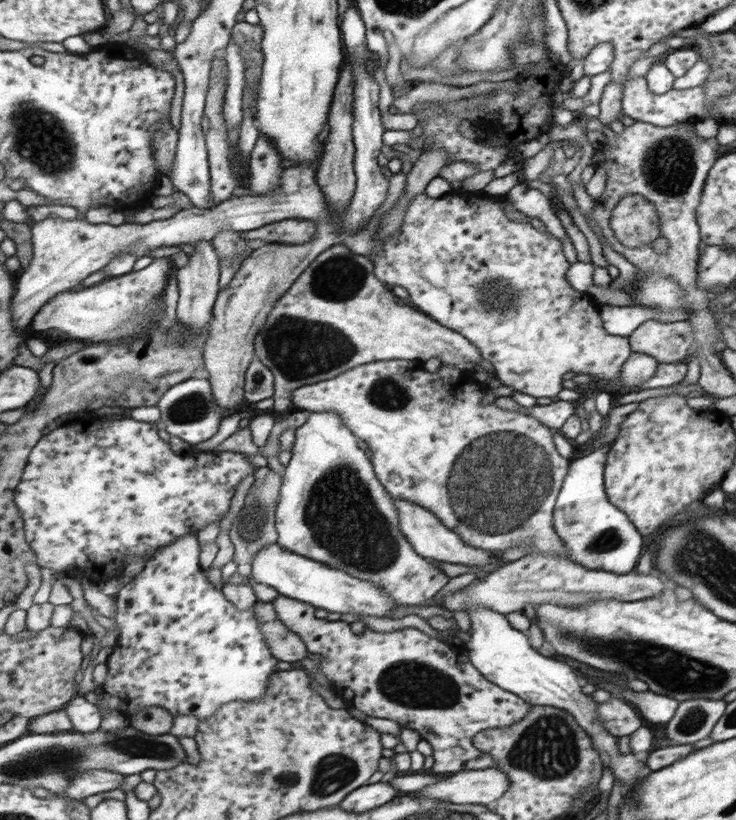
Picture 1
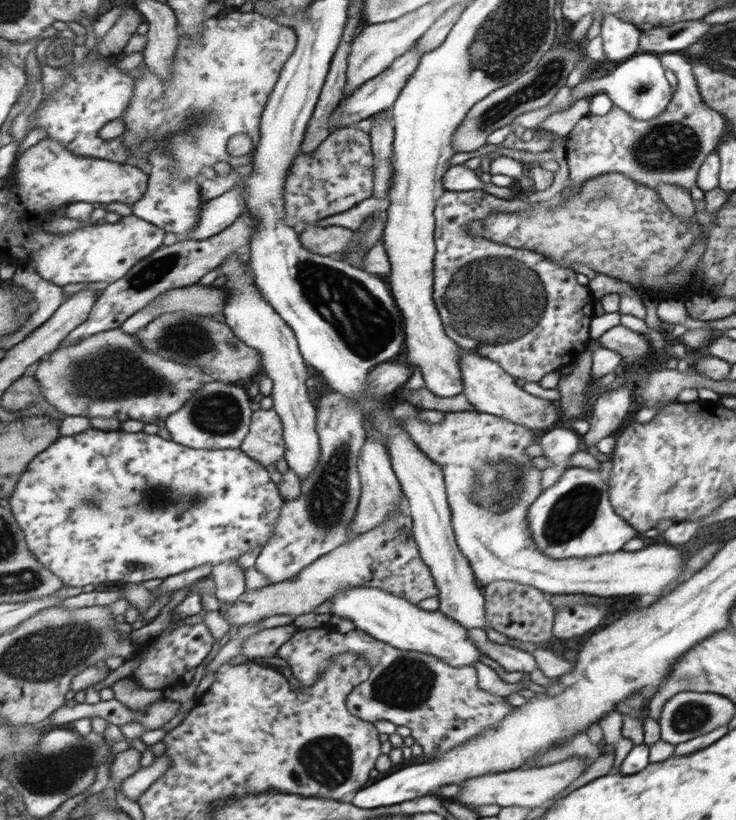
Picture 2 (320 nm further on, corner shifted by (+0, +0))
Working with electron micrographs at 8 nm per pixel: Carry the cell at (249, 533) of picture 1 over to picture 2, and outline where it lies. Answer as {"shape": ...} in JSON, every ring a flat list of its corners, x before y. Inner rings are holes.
{"shape":[[234,558,212,567,215,595,220,601,232,603,245,594,245,570,238,565,238,560,239,558]]}

